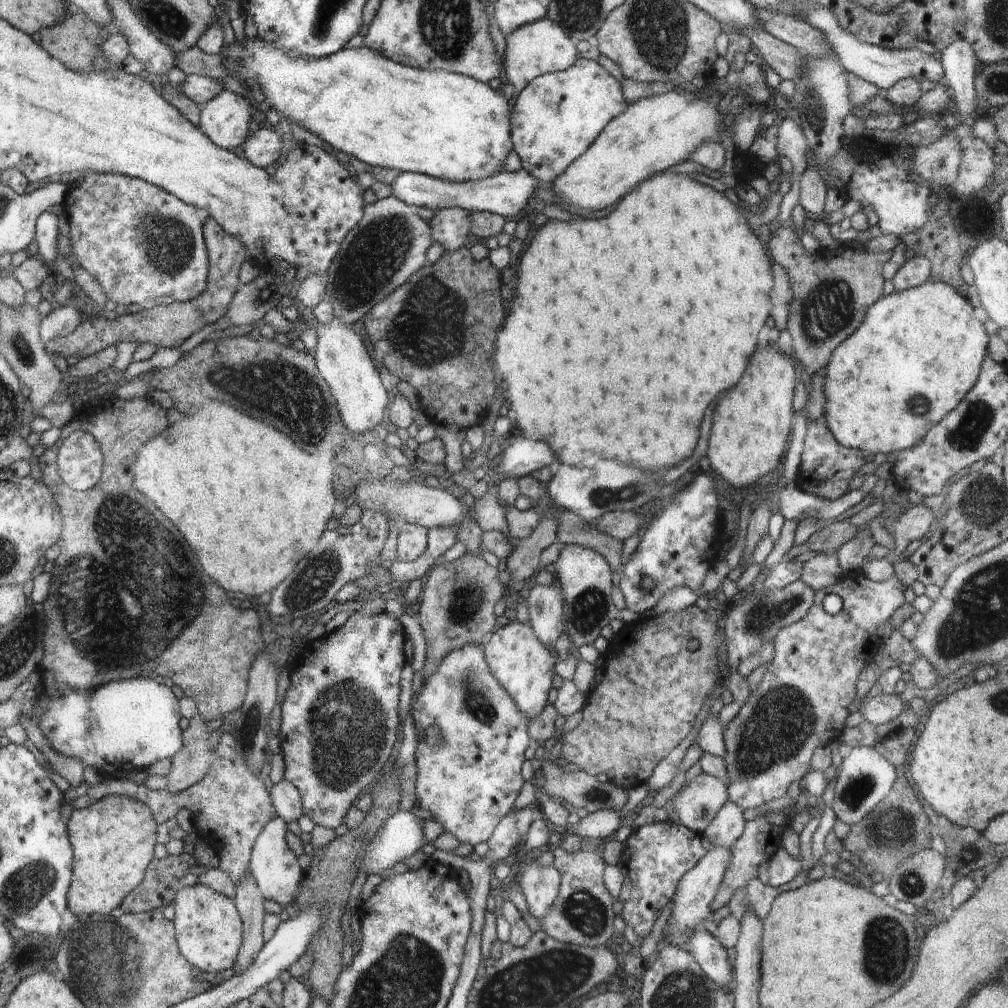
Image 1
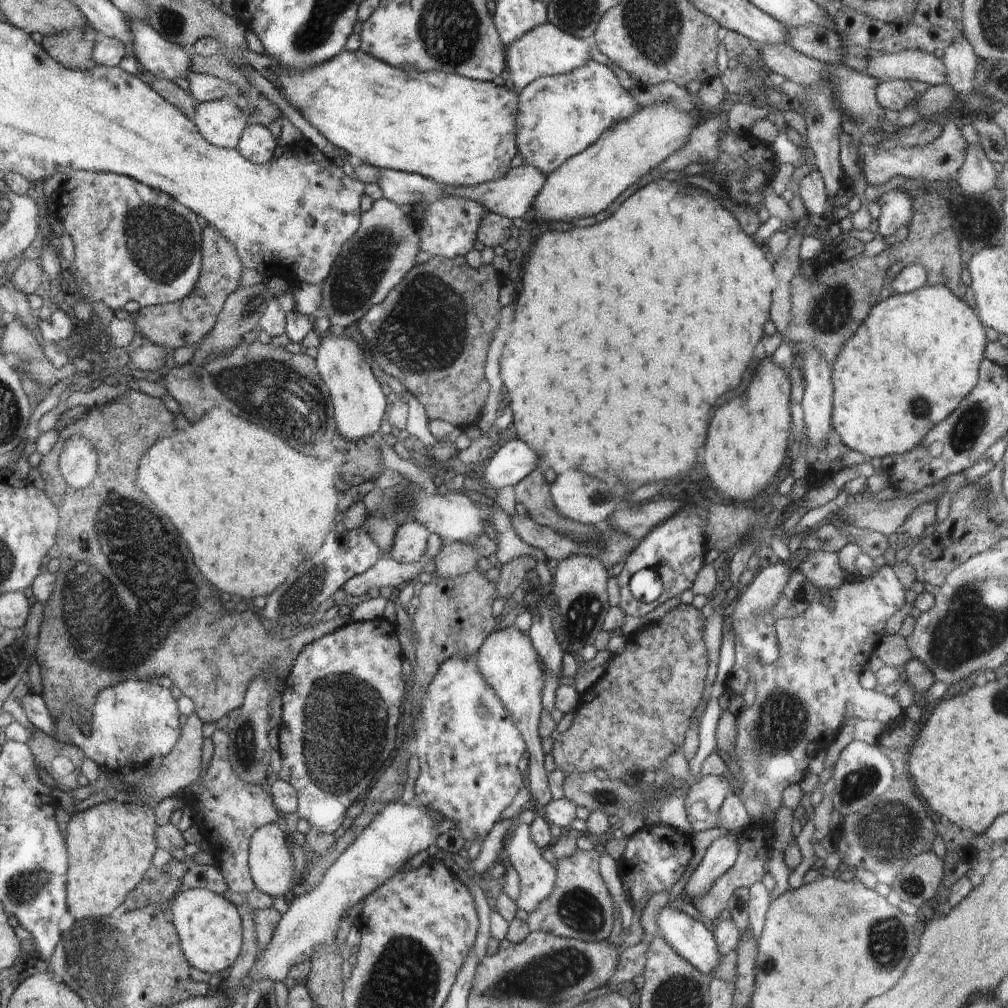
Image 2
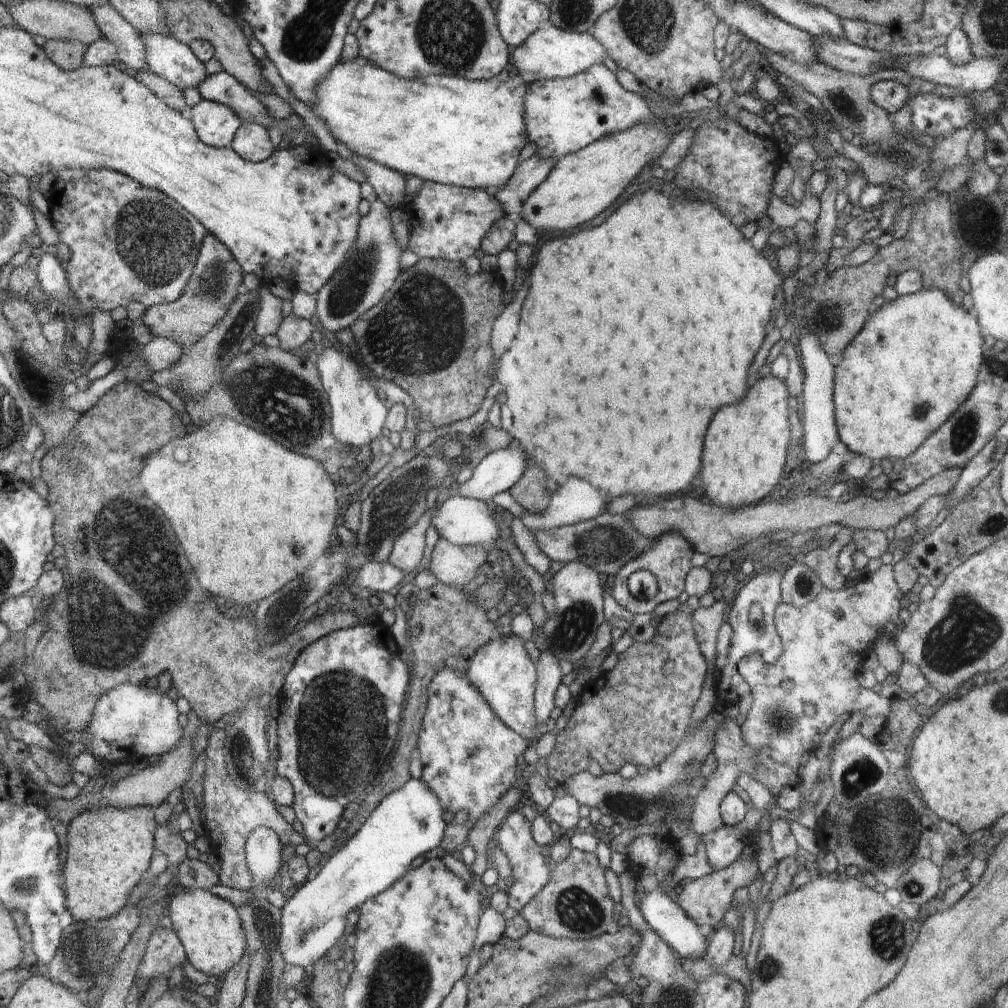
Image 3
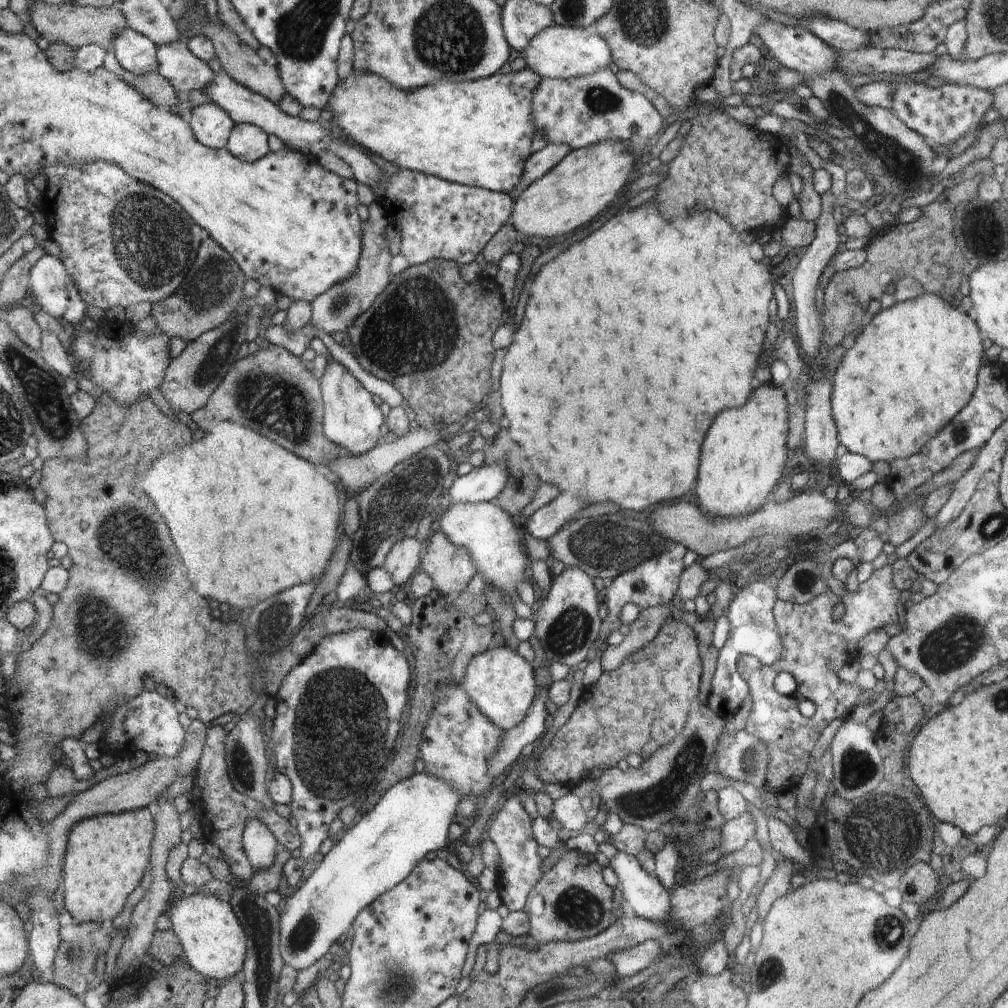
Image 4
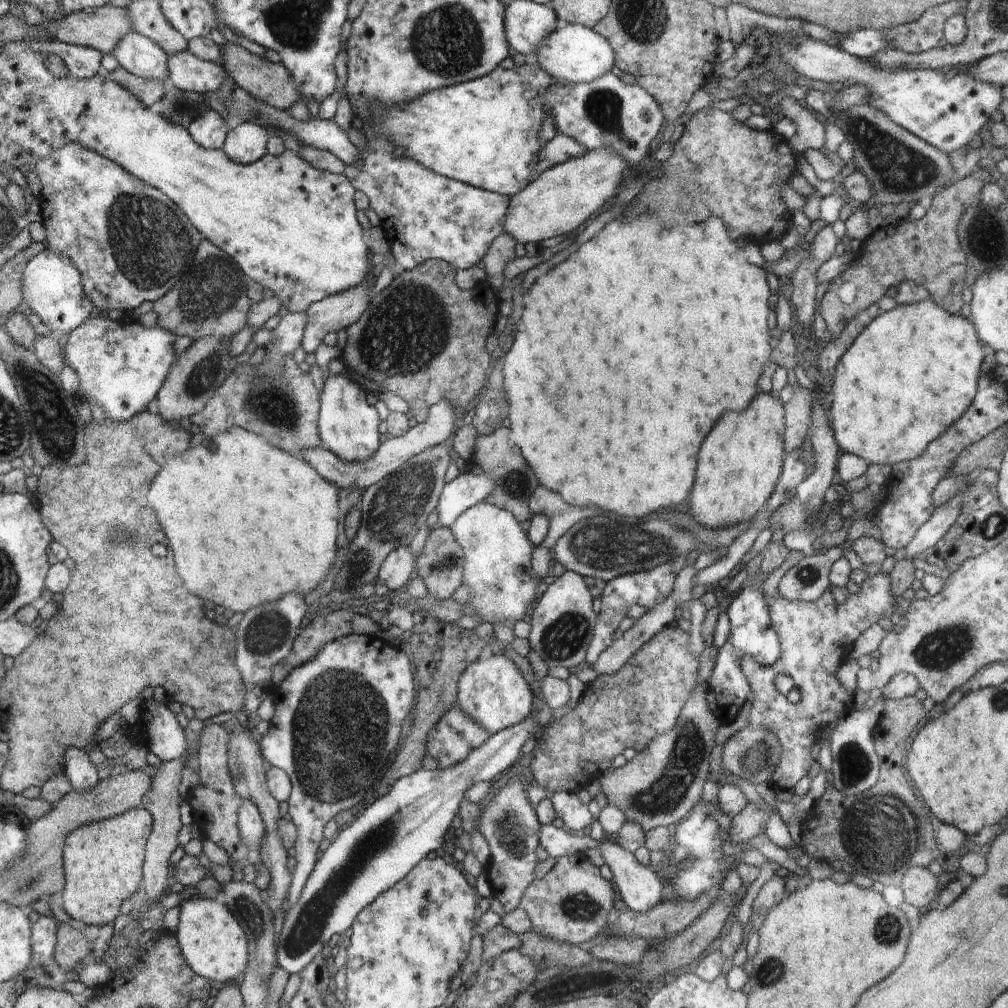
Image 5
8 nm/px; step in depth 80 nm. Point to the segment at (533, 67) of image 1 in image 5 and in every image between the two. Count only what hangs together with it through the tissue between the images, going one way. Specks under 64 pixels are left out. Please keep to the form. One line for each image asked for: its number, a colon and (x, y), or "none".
2: (545, 50)
3: (550, 53)
4: (559, 52)
5: (573, 52)

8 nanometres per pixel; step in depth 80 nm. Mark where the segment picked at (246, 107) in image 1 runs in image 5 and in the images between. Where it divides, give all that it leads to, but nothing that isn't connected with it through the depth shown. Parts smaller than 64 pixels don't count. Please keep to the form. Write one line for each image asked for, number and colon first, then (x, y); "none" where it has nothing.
2: (222, 122)
3: (217, 125)
4: (212, 126)
5: (209, 129)

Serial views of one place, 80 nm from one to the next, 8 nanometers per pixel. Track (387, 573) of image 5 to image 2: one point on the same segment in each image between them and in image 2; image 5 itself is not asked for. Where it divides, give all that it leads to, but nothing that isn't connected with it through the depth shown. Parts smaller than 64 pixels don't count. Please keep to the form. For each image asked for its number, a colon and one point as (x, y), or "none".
2: (411, 538)
3: (407, 552)
4: (403, 560)

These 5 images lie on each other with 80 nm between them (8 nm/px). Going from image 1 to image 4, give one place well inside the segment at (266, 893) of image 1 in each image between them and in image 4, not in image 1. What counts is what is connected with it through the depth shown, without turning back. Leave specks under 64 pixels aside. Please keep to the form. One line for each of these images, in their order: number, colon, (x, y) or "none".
2: (272, 865)
3: (264, 848)
4: (261, 845)

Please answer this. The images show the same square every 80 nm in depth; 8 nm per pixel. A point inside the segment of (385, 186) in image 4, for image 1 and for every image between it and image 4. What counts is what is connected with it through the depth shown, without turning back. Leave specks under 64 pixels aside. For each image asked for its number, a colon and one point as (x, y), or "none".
1: (451, 227)
2: (449, 227)
3: (448, 222)

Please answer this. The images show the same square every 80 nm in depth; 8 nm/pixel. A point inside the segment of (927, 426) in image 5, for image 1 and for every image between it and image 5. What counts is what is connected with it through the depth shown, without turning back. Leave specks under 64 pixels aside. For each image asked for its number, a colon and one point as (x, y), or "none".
1: (922, 348)
2: (915, 358)
3: (913, 363)
4: (918, 359)

